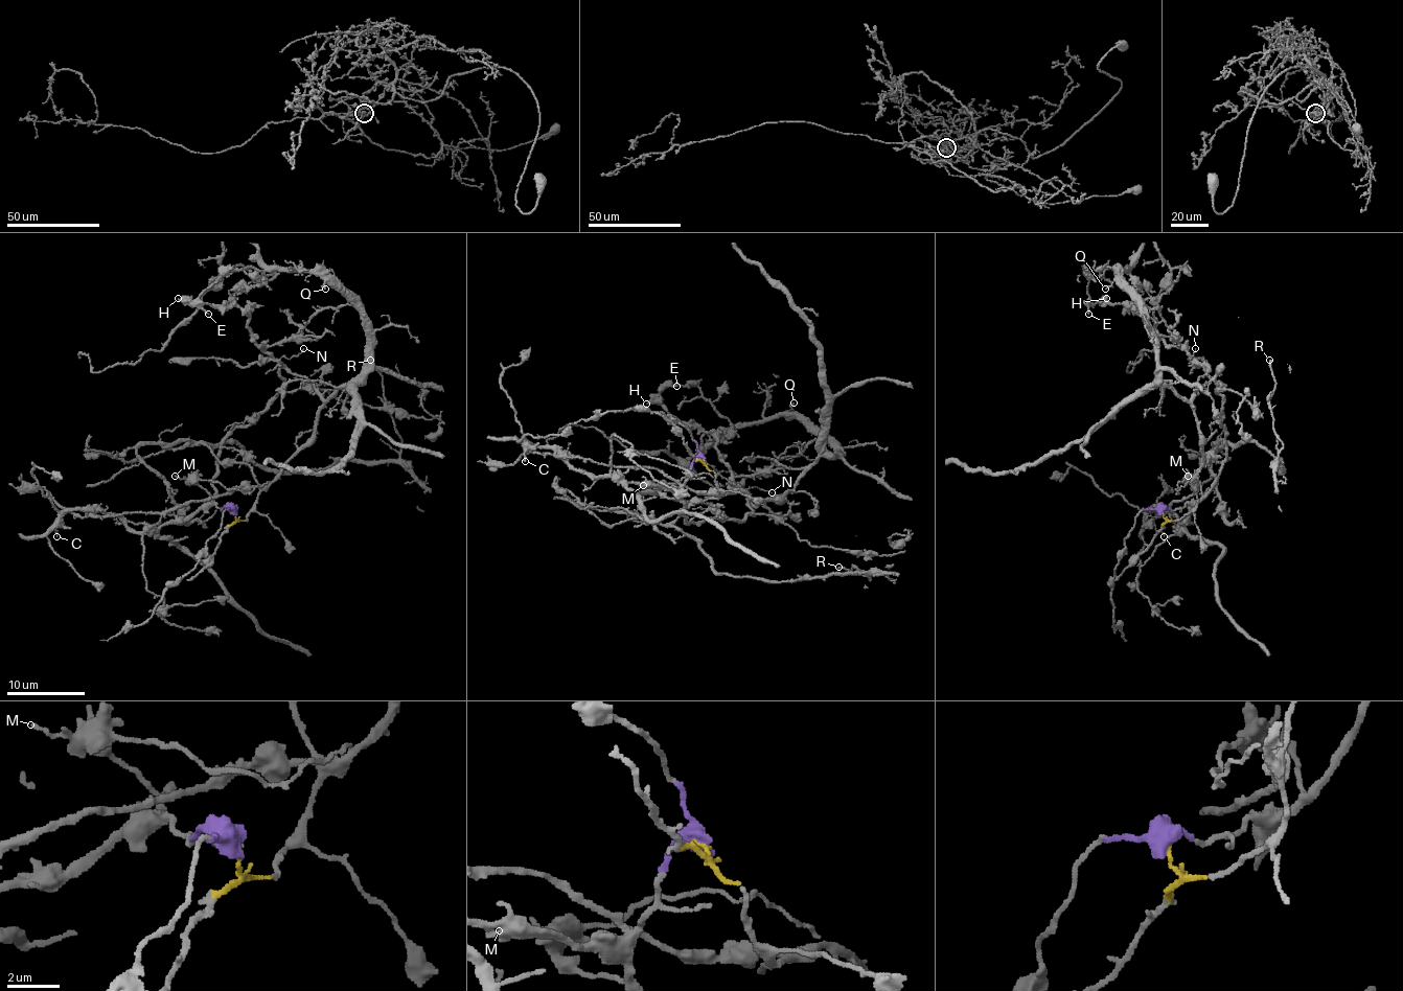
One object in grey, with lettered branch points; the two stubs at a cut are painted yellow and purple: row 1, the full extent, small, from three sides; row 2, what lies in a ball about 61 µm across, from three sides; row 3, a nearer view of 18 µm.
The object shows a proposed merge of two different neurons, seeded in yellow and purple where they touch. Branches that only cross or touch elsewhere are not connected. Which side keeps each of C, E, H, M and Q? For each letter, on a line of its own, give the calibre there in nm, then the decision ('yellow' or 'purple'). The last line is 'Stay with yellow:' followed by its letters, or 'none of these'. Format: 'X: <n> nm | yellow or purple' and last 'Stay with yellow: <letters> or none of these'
C: 130 nm | purple
E: 170 nm | yellow
H: 400 nm | purple
M: 140 nm | purple
Q: 140 nm | yellow
Stay with yellow: E, Q

